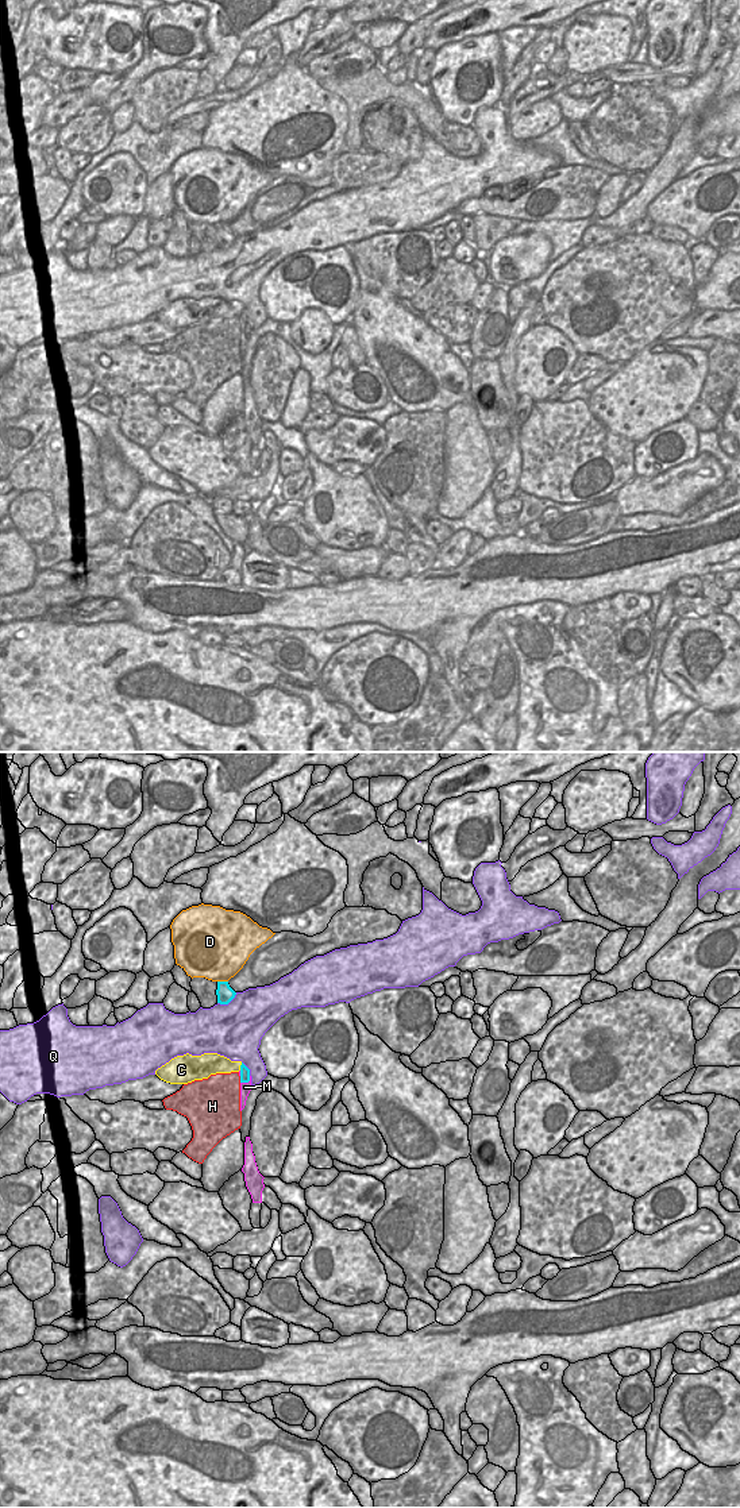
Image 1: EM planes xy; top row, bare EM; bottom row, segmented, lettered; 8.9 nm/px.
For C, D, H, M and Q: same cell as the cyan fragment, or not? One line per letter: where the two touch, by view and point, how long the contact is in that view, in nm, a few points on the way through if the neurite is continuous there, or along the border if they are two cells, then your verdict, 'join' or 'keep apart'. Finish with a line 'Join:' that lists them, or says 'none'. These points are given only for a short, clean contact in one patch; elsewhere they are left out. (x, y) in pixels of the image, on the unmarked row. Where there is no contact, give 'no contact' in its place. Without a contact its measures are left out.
C: xy (241, 311) | 80 nm | along xy (242, 307), (239, 313) | keep apart
D: xy (223, 226) | 100 nm | keep apart
H: xy (241, 323) | 60 nm | keep apart
M: xy (246, 326) | 120 nm | across xy (245, 316), (246, 326), (245, 331) | join
Q: xy (227, 247) | 200 nm | keep apart
Join: M

